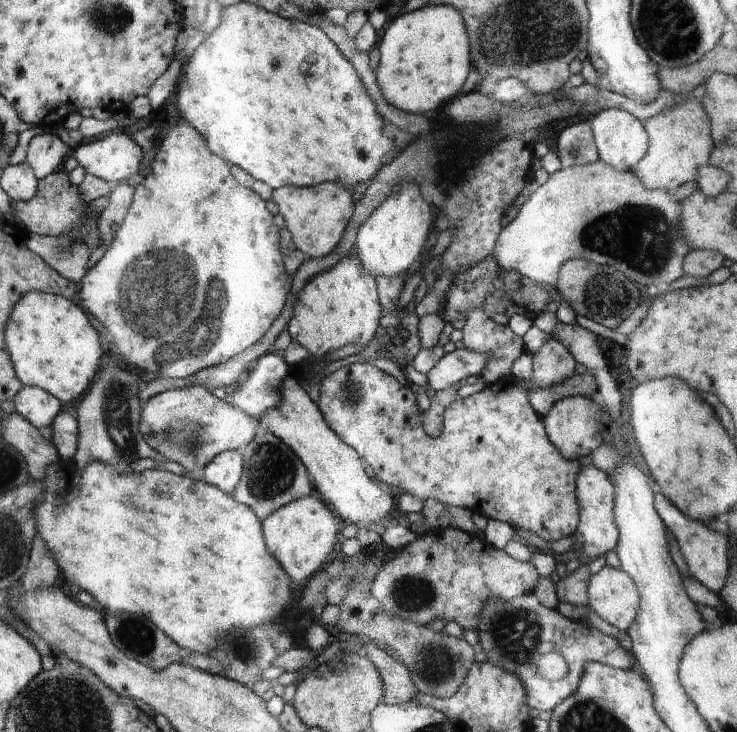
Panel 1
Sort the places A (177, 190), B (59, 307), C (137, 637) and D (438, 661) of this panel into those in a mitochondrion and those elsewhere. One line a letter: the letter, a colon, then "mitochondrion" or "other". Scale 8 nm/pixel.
A: other
B: other
C: mitochondrion
D: mitochondrion

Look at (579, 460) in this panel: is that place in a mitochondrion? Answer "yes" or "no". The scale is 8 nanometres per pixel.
no

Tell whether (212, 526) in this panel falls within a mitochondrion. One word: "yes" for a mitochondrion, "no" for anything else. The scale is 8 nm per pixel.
no

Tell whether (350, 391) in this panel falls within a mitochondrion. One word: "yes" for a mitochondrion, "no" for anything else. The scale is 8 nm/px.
yes

